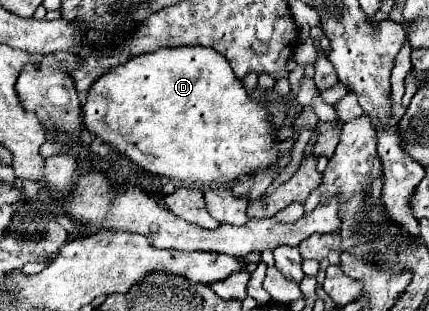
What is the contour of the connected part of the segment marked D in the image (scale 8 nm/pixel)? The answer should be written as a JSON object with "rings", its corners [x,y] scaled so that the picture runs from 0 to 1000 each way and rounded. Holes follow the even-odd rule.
{"rings":[[[375,154],[366,167],[310,180],[301,199],[259,219],[249,238],[226,251],[221,270],[212,270],[203,328],[189,341],[189,367],[207,424],[231,405],[231,444],[240,457],[254,457],[273,489],[324,527],[333,547],[389,566],[413,585],[431,585],[436,598],[455,598],[464,611],[473,611],[473,598],[483,592],[510,598],[566,559],[613,547],[646,508],[641,418],[632,412],[622,354],[571,296],[562,257],[543,238],[524,180],[501,167],[497,154]],[[249,328],[268,328],[268,347],[277,347],[277,328],[287,328],[282,347],[296,347],[296,360],[305,360],[263,392],[263,424],[259,412],[249,412],[249,399],[240,399]]]}

